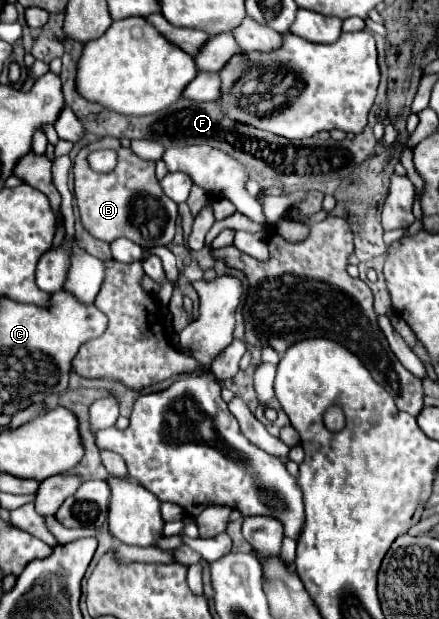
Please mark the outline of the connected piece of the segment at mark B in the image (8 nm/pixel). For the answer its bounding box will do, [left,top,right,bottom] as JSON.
[73,138,177,248]

